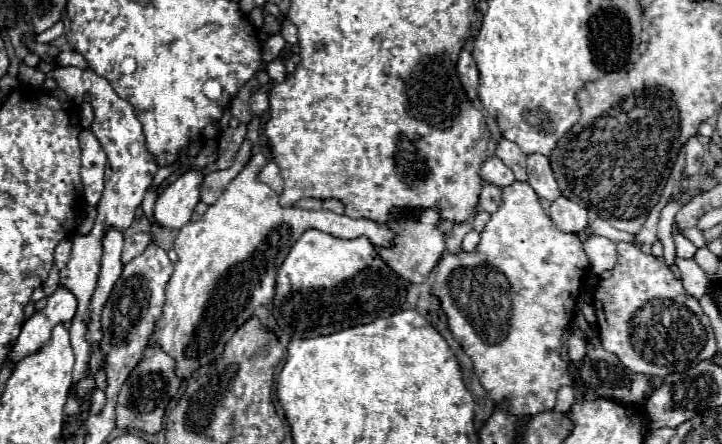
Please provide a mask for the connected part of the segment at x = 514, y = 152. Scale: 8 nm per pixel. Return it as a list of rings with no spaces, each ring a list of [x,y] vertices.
[[[499,138],[497,148],[495,148],[495,156],[501,158],[507,166],[511,166],[517,180],[521,180],[521,182],[527,180],[527,172],[525,172],[527,156],[521,152],[521,148],[515,142],[509,142],[507,138]]]

